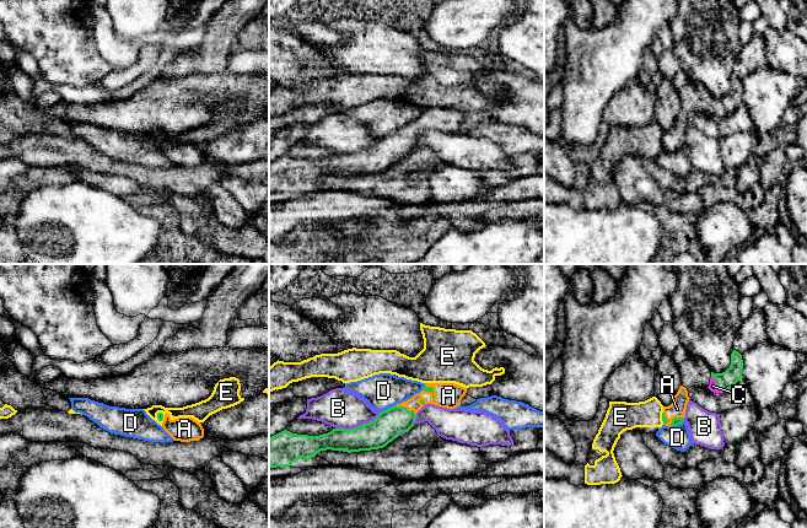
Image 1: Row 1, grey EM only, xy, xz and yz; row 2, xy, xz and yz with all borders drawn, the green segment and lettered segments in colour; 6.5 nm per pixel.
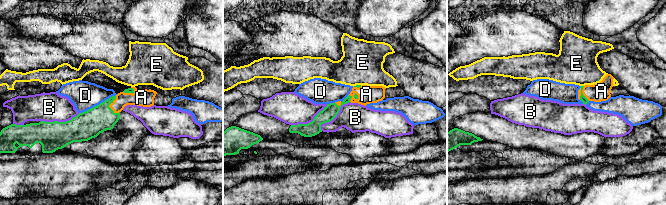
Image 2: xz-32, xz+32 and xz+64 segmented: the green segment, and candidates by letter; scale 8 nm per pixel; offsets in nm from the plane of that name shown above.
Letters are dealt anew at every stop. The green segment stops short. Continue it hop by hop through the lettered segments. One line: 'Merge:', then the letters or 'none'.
Merge: A, C

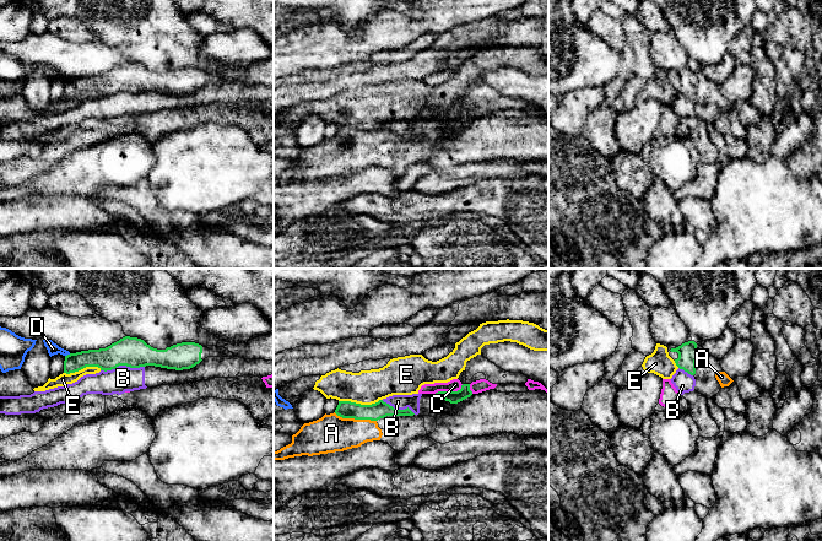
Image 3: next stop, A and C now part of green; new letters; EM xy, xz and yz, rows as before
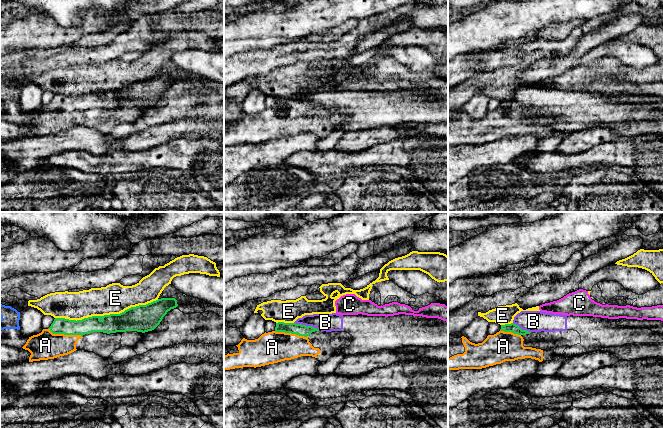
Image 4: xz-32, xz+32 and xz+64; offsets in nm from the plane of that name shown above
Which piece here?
Merge: A

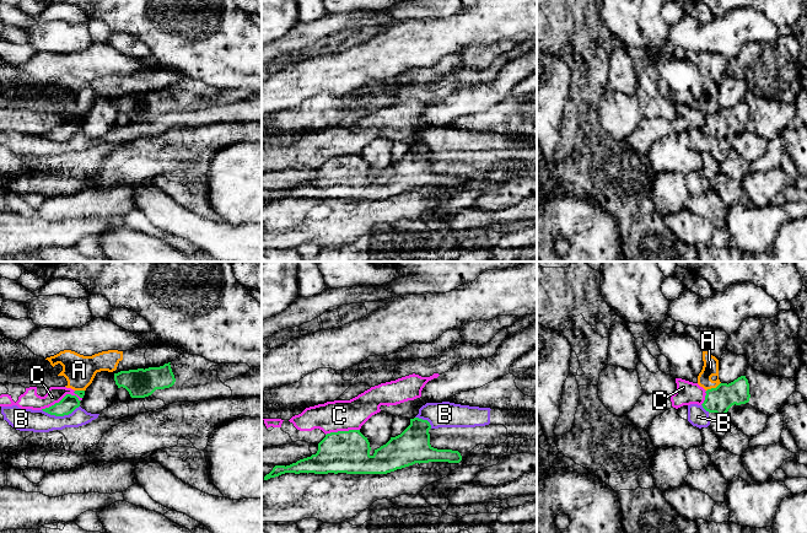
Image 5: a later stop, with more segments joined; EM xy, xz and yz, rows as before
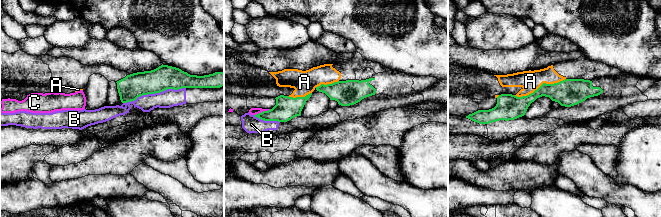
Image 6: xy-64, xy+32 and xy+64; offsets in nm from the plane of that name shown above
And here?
Merge: none

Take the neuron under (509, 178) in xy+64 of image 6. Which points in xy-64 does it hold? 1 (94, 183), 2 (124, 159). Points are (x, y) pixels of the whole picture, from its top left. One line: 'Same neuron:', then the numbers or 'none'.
Same neuron: 2

